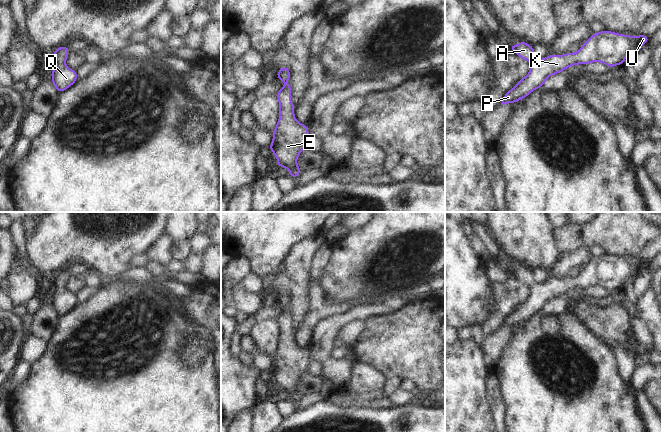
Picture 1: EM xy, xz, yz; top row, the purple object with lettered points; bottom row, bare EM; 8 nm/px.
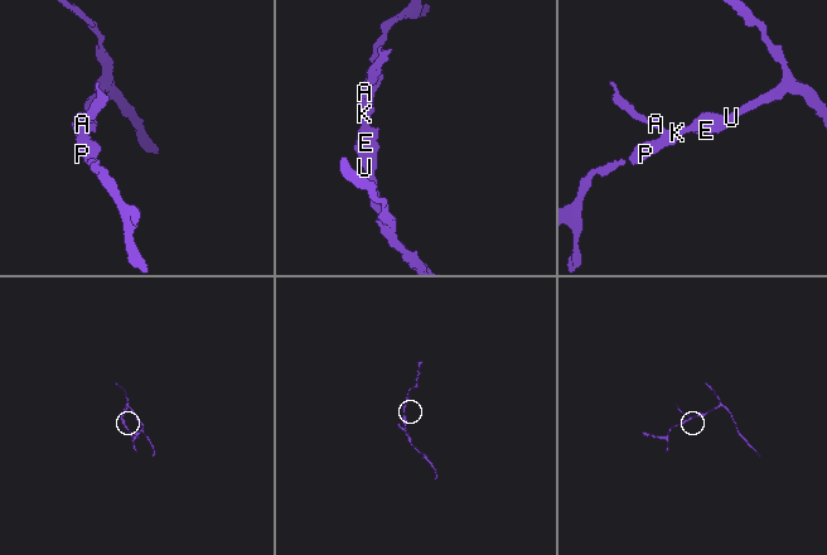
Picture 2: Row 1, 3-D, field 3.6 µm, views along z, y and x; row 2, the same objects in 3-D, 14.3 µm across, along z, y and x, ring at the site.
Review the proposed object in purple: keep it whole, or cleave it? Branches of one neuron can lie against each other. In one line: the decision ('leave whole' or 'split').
leave whole

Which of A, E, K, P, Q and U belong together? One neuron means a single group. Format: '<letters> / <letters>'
A E K P Q U

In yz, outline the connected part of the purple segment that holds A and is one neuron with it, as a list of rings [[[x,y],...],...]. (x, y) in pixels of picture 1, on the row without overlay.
[[[603,254],[594,257],[576,277],[548,279],[538,284],[533,270],[521,265],[518,269],[509,269],[520,282],[531,286],[529,297],[505,317],[502,327],[515,327],[522,324],[537,312],[541,312],[547,302],[577,288],[602,286],[612,292],[624,287],[628,278],[637,278],[648,266],[647,259],[630,260]]]

